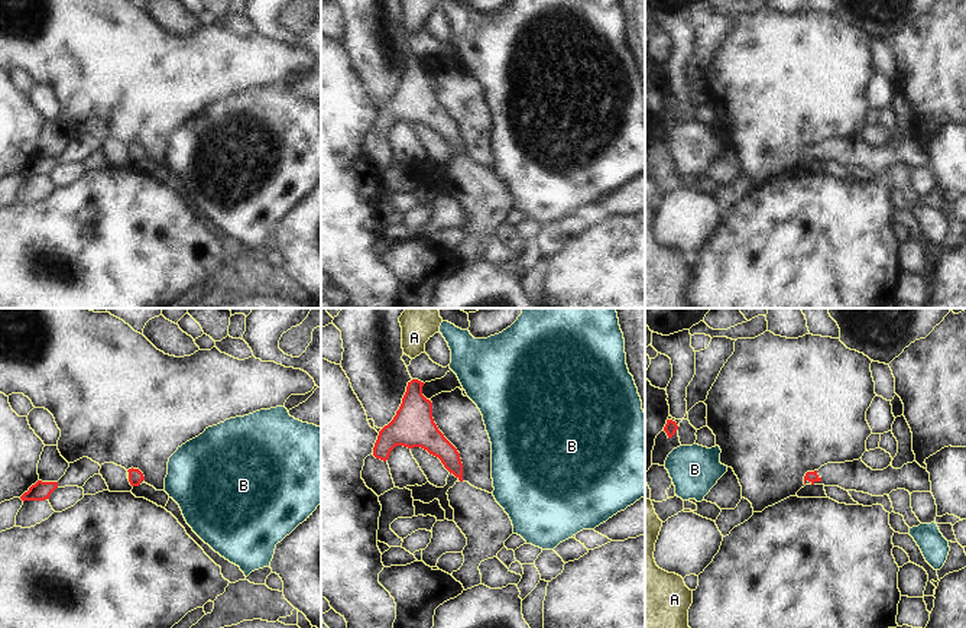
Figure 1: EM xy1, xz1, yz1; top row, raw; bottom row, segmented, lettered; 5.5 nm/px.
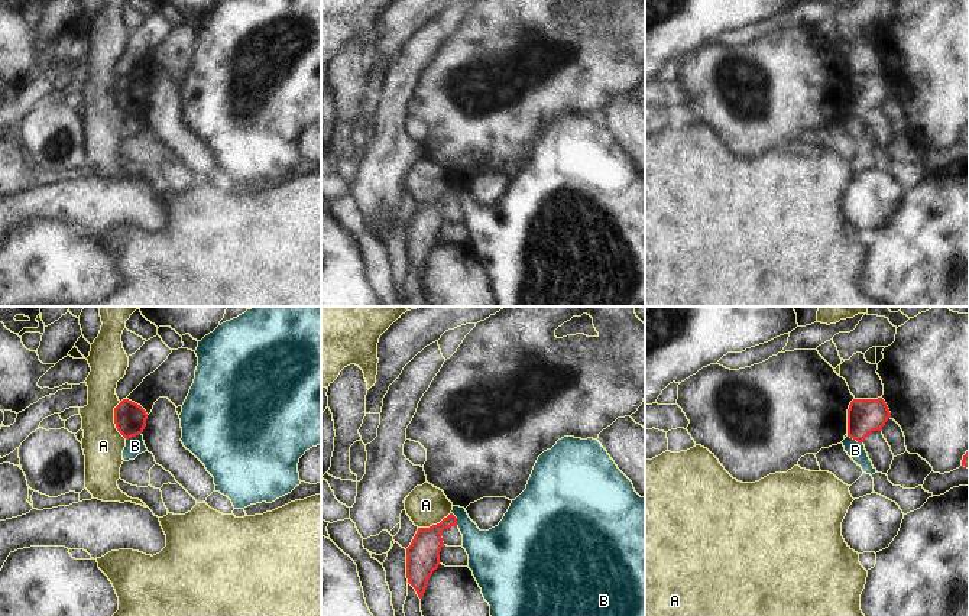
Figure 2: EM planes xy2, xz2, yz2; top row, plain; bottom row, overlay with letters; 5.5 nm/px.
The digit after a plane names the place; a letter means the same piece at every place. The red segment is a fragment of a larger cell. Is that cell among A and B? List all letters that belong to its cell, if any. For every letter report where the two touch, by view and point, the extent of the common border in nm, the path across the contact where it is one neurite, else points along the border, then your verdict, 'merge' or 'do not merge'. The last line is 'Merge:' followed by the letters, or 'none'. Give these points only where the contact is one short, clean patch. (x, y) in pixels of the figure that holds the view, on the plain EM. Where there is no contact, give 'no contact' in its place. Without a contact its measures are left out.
A: contact xy2 (114, 97); length 220 nm; border xy2 (119, 78), (114, 84), (114, 103), (126, 114); do not merge
B: contact xy2 (133, 112); length 100 nm; border xy2 (141, 109), (126, 116); do not merge
Merge: none

